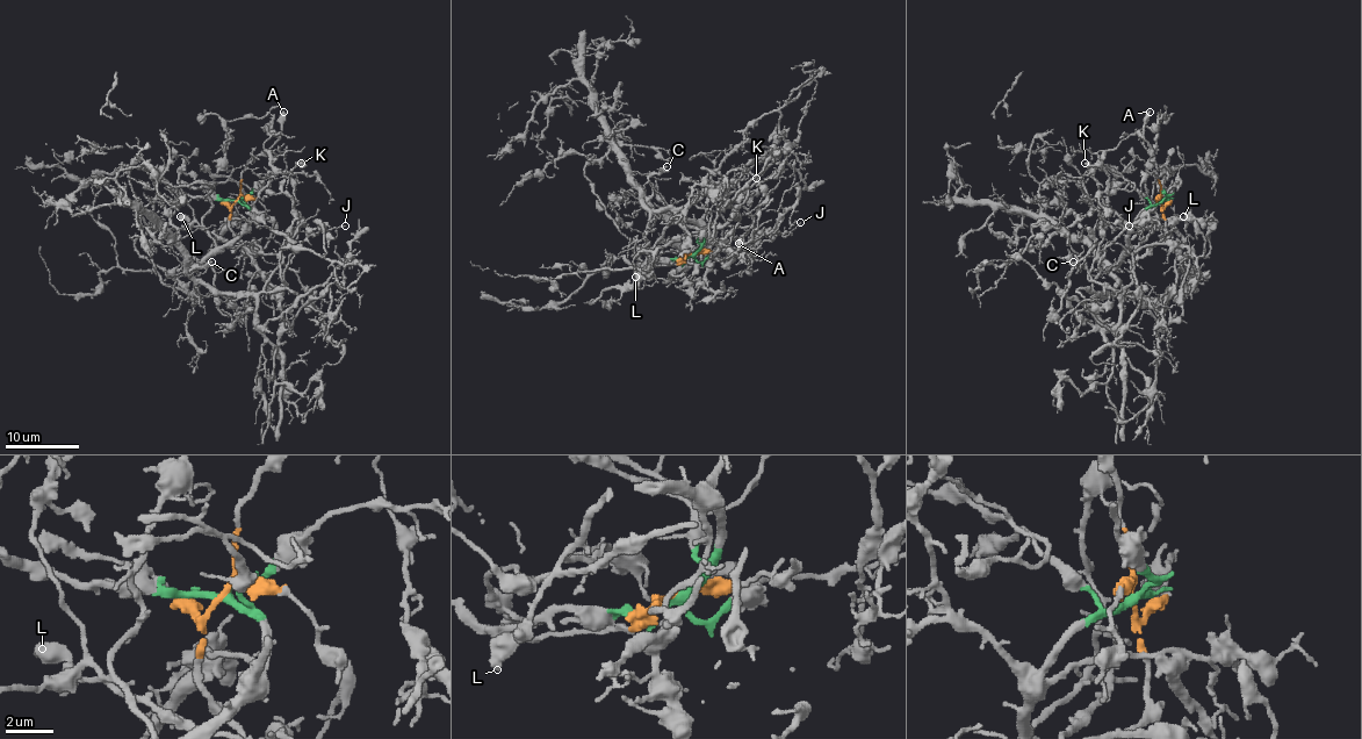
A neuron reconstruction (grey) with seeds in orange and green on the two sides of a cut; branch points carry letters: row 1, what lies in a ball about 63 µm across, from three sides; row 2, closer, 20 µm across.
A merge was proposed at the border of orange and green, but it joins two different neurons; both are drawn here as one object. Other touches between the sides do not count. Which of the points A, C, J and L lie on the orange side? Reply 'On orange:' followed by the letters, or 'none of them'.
On orange: A

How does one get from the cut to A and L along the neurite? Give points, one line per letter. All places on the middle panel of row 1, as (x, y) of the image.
A: (692, 255), (697, 250), (723, 245), (735, 236), (739, 244)
L: (692, 255), (704, 238), (704, 229), (692, 222), (674, 222), (657, 241), (635, 277)

